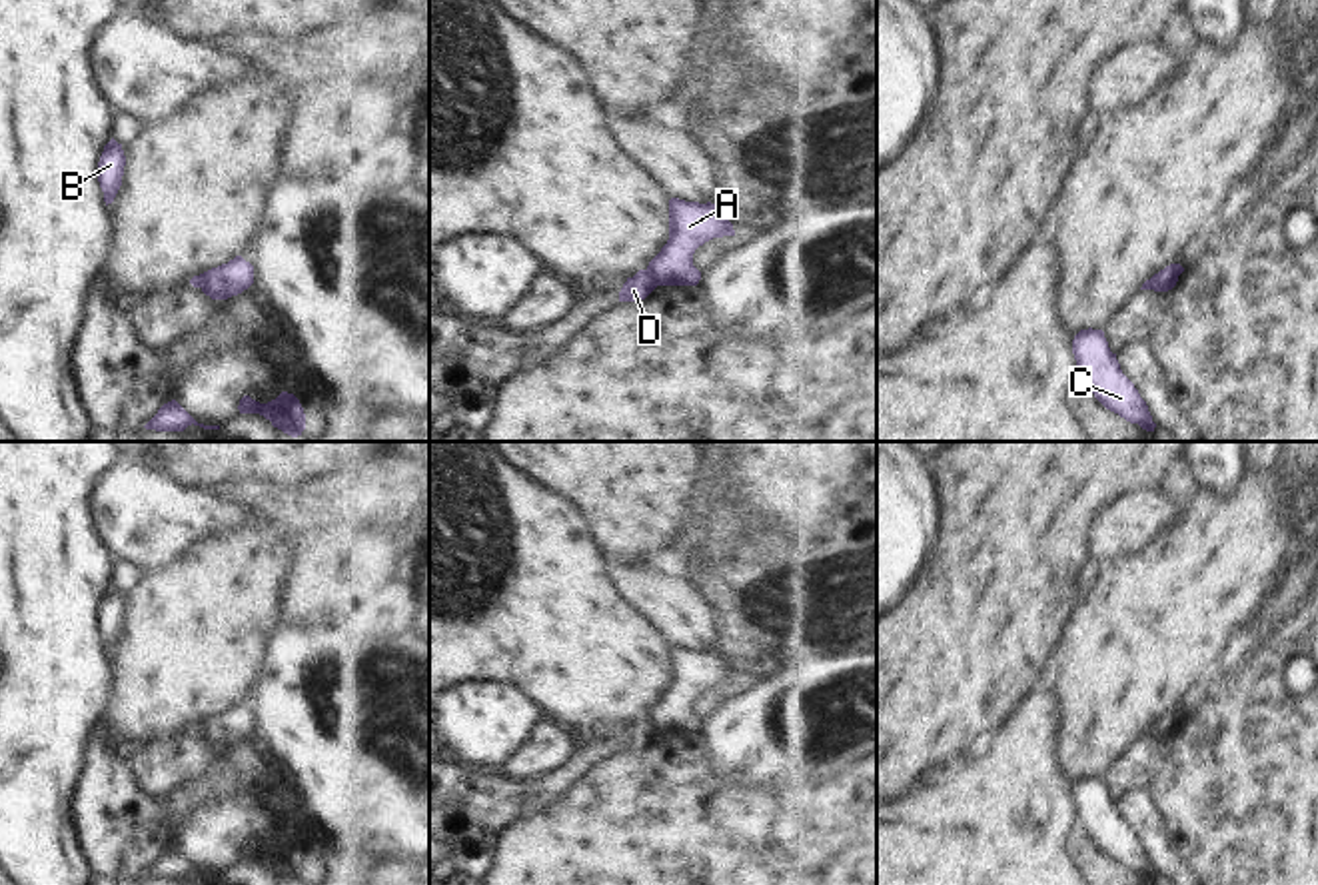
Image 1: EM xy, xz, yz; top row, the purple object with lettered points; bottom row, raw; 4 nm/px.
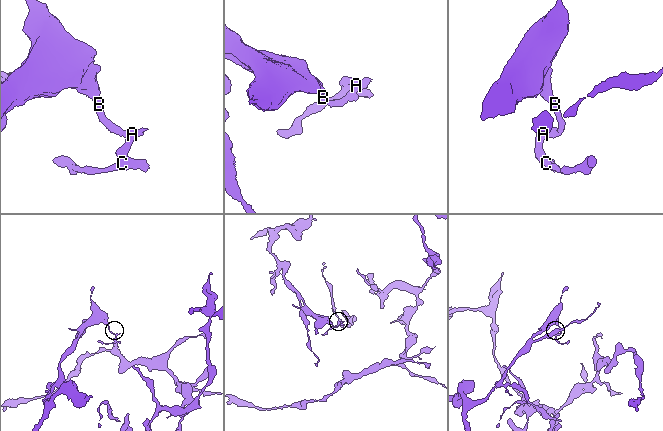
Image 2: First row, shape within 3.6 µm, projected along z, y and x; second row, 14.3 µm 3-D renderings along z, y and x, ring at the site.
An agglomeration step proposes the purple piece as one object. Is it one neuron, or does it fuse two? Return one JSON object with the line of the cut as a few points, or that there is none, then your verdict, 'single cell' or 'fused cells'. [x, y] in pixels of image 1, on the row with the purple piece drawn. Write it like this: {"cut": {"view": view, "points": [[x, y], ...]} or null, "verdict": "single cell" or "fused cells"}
{"cut": {"view": "xz", "points": [[648, 268], [658, 284]]}, "verdict": "fused cells"}

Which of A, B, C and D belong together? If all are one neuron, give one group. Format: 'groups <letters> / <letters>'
groups A C / B D

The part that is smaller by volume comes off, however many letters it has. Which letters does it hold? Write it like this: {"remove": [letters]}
{"remove": ["A", "C"]}

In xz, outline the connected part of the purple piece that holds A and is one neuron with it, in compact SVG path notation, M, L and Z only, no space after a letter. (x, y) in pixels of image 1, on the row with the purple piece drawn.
M669 200L669 240L649 262L647 270L657 286L697 286L701 272L693 254L713 238L735 236L725 208L719 204Z

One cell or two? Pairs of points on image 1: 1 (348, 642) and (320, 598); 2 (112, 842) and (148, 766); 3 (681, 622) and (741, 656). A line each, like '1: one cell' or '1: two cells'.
1: two cells
2: two cells
3: two cells

